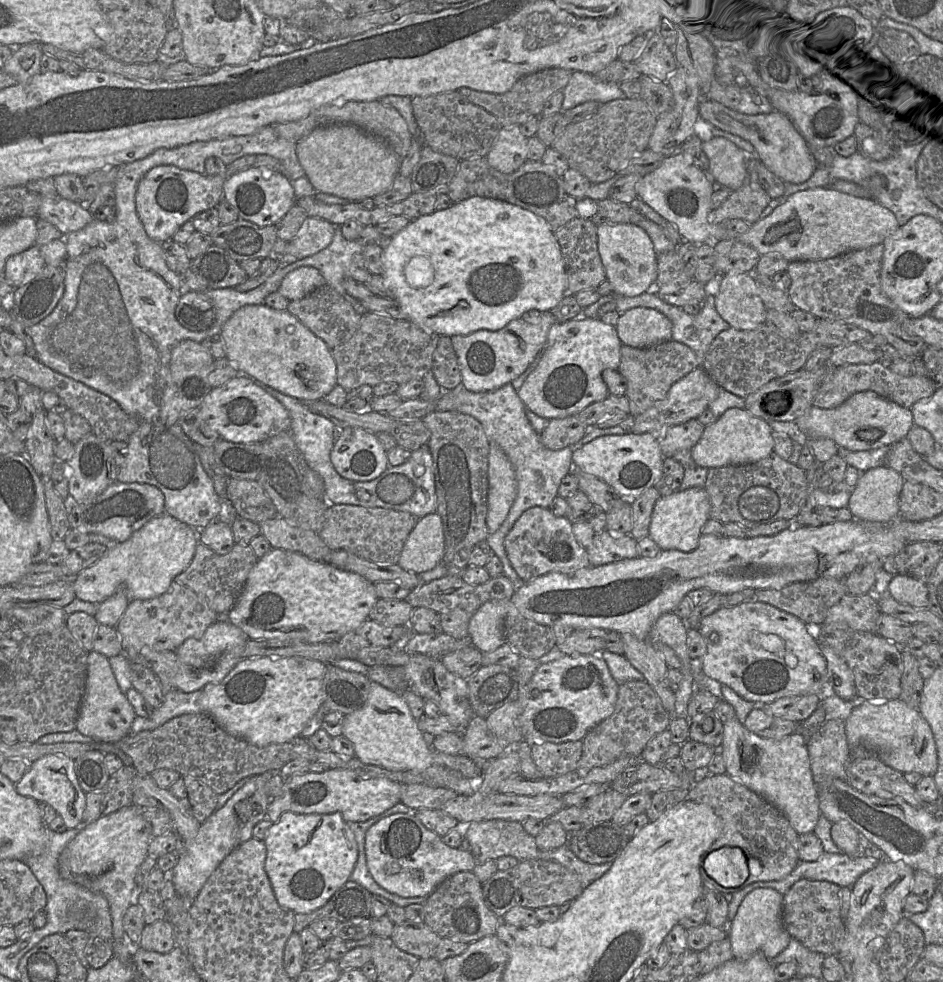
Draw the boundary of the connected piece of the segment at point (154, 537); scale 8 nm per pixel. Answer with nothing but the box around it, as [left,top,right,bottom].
[72,513,199,605]

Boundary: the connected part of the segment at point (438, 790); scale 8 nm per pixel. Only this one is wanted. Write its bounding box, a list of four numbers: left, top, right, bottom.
[400,784,458,810]

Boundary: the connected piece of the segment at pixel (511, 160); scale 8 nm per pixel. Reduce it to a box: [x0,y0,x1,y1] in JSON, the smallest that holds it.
[485,125,528,174]

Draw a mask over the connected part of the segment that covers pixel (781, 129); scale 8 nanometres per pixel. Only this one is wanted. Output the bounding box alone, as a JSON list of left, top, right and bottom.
[699,98,818,184]

